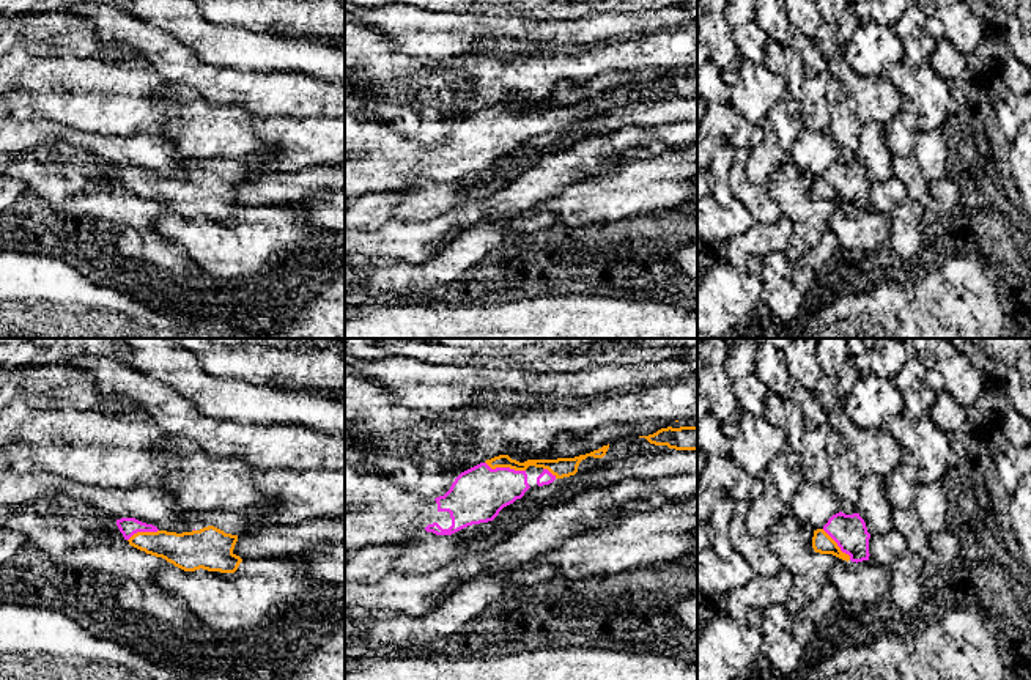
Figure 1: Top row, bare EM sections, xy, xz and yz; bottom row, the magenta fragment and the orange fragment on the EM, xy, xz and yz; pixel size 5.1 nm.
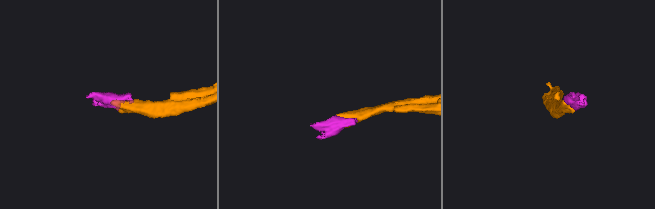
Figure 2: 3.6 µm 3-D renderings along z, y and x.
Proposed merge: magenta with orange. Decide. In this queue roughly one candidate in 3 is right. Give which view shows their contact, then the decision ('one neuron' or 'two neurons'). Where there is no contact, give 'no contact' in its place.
contact in xz; one neuron

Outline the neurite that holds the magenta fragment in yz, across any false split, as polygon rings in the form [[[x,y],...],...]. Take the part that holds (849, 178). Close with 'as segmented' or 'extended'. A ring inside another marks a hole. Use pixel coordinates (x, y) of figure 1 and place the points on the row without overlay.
[[[839,159],[822,176],[814,178],[812,195],[815,200],[858,211],[869,208],[869,186],[870,181],[859,161]]]; extended

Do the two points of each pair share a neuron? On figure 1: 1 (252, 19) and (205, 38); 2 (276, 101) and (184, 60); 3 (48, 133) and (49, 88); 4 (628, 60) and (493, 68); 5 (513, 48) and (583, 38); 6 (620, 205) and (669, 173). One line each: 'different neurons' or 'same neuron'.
1: different neurons
2: same neuron
3: different neurons
4: same neuron
5: different neurons
6: same neuron

